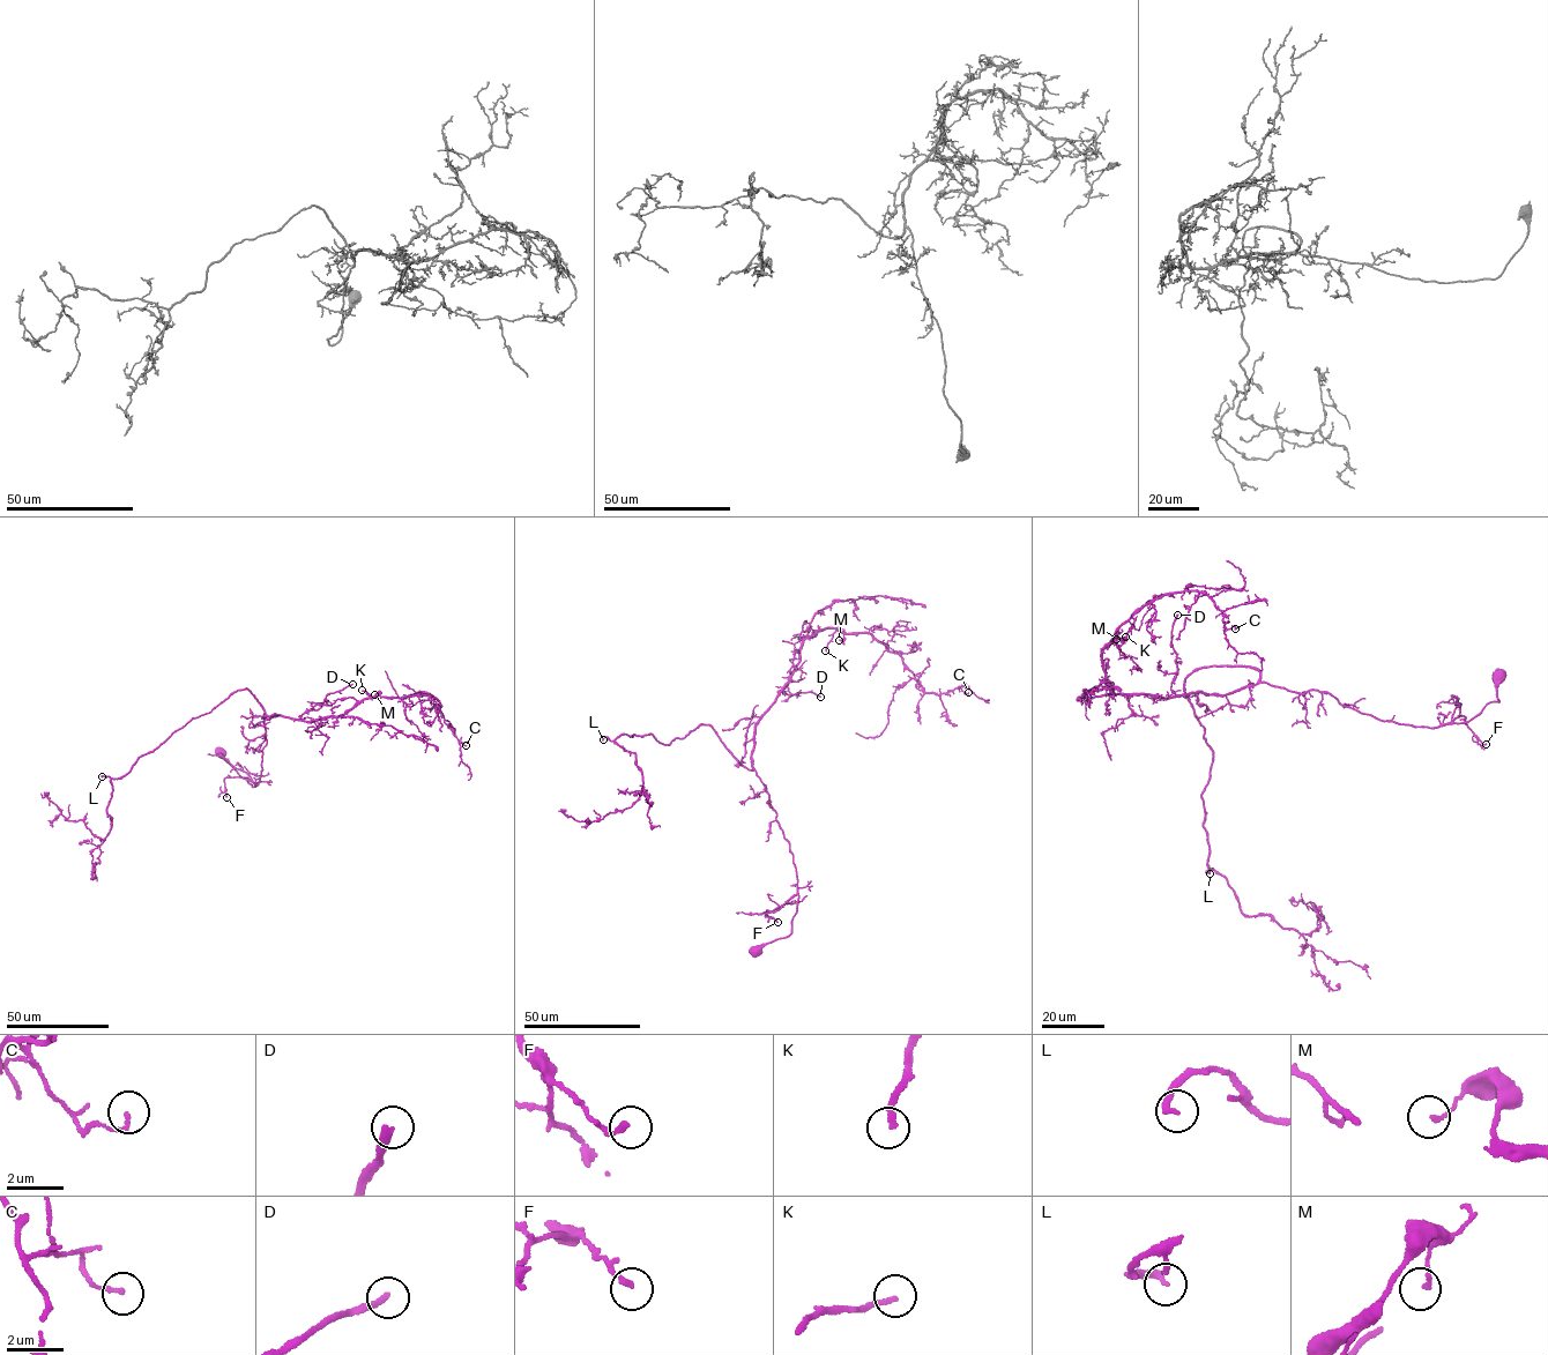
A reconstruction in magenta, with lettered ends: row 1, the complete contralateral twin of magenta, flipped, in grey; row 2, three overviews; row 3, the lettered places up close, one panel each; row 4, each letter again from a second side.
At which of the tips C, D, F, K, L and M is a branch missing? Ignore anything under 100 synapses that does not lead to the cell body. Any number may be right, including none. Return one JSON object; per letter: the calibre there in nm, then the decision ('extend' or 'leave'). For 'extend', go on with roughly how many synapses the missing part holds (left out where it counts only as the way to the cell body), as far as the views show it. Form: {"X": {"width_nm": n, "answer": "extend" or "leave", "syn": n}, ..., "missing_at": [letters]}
{"C": {"width_nm": 130, "answer": "leave"}, "D": {"width_nm": 240, "answer": "extend", "syn": 100}, "F": {"width_nm": 200, "answer": "leave"}, "K": {"width_nm": 190, "answer": "leave"}, "L": {"width_nm": 260, "answer": "extend", "syn": 100}, "M": {"width_nm": 150, "answer": "leave"}, "missing_at": ["D", "L"]}

